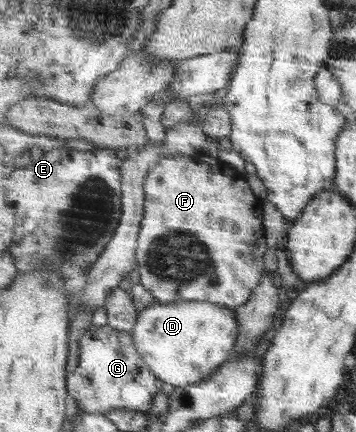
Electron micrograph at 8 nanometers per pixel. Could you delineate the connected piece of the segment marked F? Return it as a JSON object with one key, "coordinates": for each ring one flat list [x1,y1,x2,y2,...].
{"coordinates":[[201,154,199,158,195,156,173,156,172,158,163,158,160,164,157,164,150,170,150,176,146,179,146,218,143,220,143,226,139,239,139,248,137,252,138,270,140,272,141,283,153,293,162,303,172,303,179,301,209,301,219,303,232,309,239,309,243,305,249,304,249,299,253,297,253,293,264,281,264,275,267,273,268,266,266,258,268,256,268,231,265,226,266,206,259,202,257,208,245,208,245,200,241,200,241,194,247,194,247,190,251,190,249,182,245,180,242,174,237,172,235,168,220,162,219,168,207,165,207,156]]}

